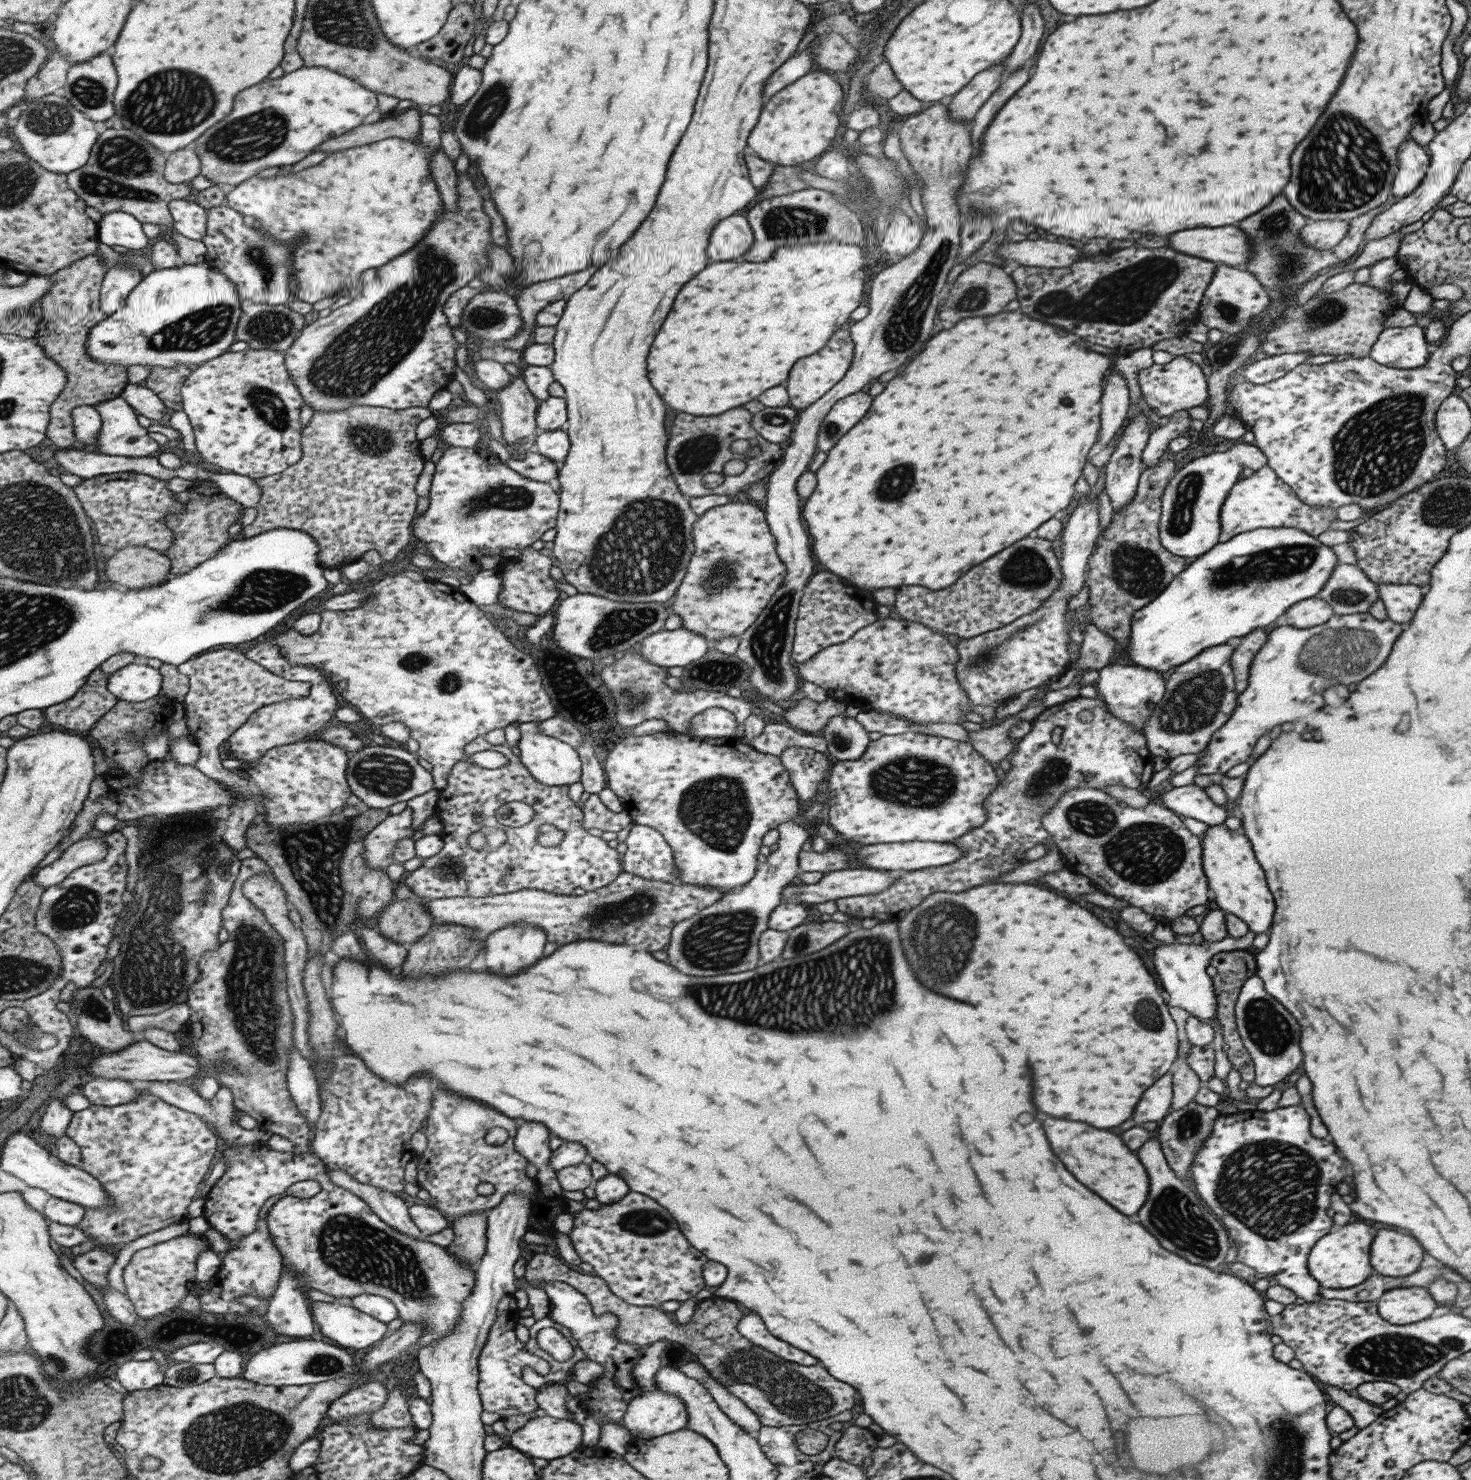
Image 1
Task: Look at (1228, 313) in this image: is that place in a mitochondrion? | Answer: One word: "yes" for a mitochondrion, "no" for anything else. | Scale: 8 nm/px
yes

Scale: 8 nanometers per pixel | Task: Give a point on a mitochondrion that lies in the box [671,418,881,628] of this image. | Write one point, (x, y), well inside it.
(717, 579)

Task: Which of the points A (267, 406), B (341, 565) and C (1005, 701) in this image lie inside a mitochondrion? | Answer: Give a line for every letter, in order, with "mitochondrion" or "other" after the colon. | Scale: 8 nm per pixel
A: mitochondrion
B: other
C: other

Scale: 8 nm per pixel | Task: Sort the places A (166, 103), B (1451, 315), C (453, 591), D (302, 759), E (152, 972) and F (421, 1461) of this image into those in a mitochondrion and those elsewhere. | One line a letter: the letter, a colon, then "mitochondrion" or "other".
A: mitochondrion
B: other
C: other
D: other
E: mitochondrion
F: other

